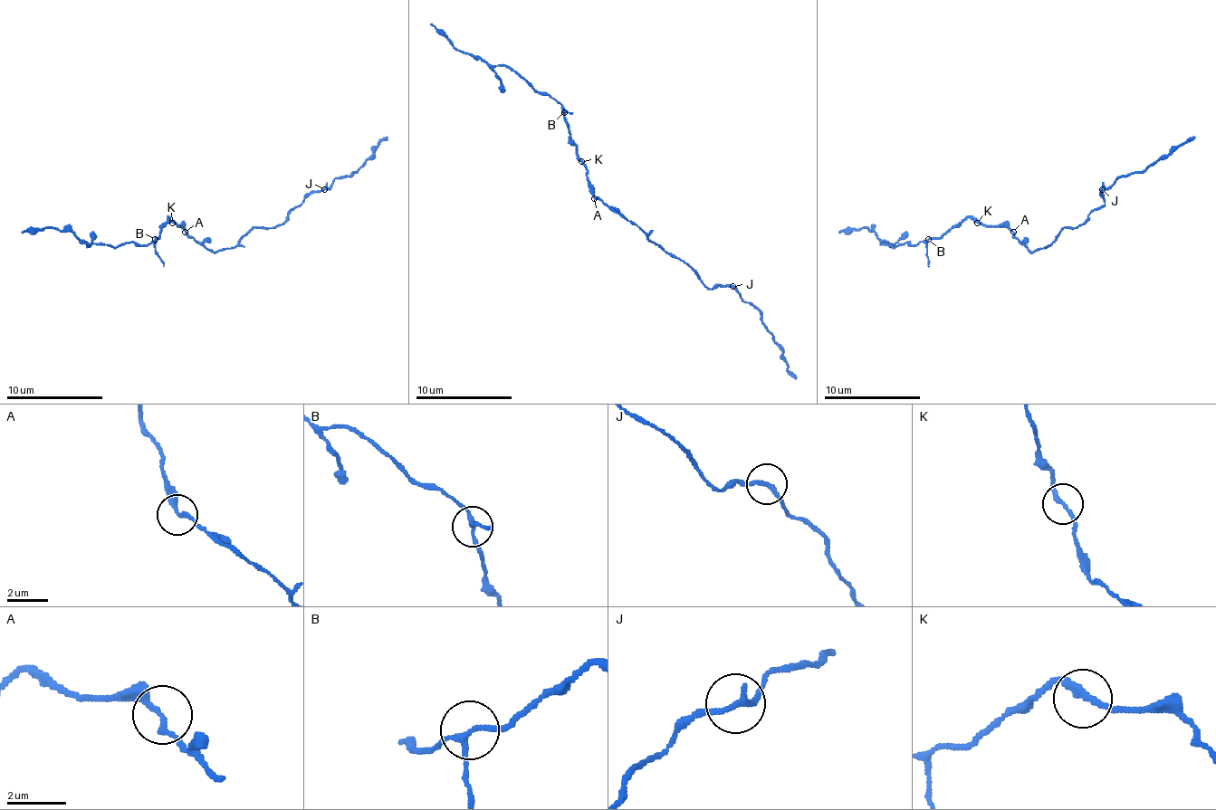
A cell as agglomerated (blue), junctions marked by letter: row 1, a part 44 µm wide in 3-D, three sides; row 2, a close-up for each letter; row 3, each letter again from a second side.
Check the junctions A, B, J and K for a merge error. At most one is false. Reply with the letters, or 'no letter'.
no letter

